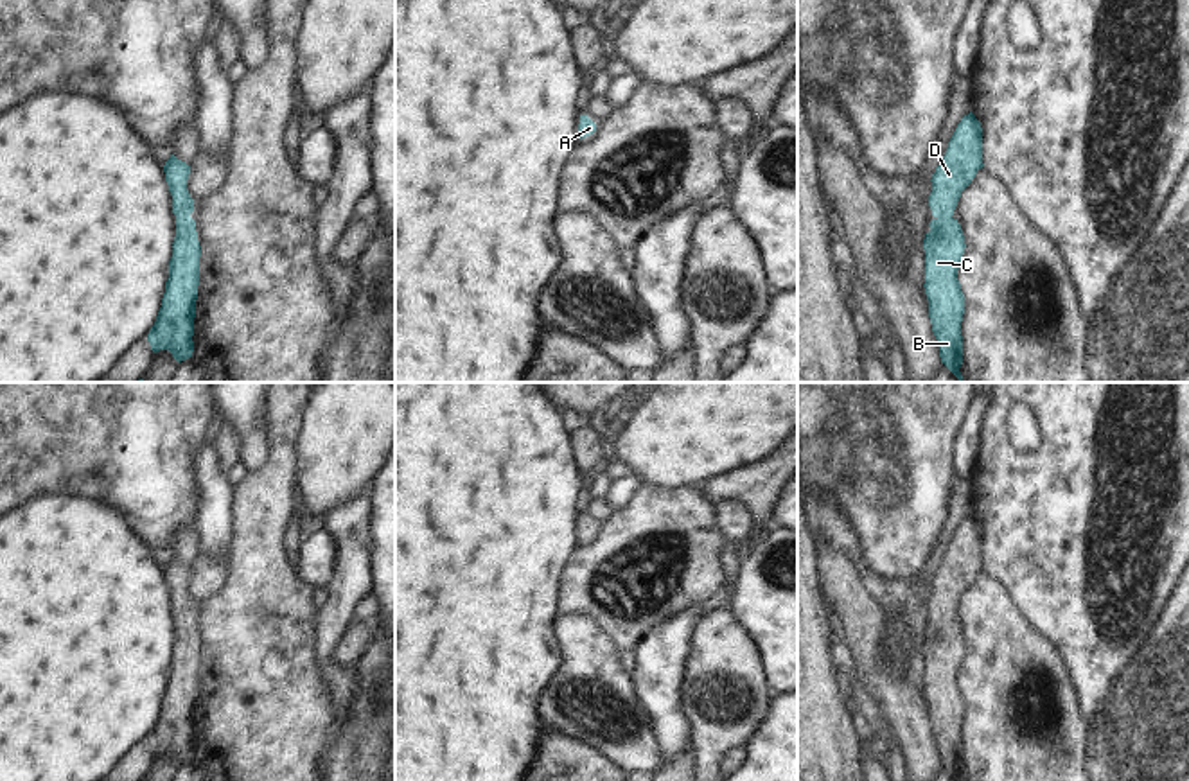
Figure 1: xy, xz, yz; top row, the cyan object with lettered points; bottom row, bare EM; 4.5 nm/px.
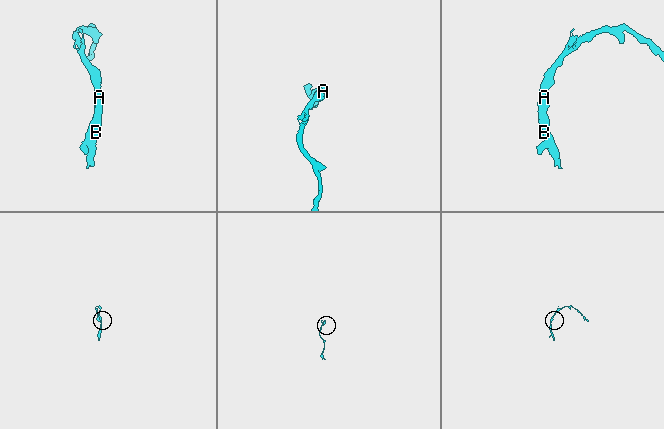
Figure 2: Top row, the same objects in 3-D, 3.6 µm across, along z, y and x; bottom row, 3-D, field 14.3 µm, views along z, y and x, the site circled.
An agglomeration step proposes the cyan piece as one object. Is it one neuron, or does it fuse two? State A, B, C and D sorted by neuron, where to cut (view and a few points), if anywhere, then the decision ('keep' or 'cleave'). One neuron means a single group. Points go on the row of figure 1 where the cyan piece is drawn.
A B C D; no cut; keep

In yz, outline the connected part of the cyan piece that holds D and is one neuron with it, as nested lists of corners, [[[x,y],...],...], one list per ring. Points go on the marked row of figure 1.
[[[970,111],[957,124],[947,153],[932,174],[929,206],[934,219],[925,233],[925,294],[929,318],[938,339],[941,363],[963,382],[961,321],[964,314],[964,294],[957,280],[957,269],[964,253],[964,235],[954,210],[961,192],[982,169],[982,127]]]

